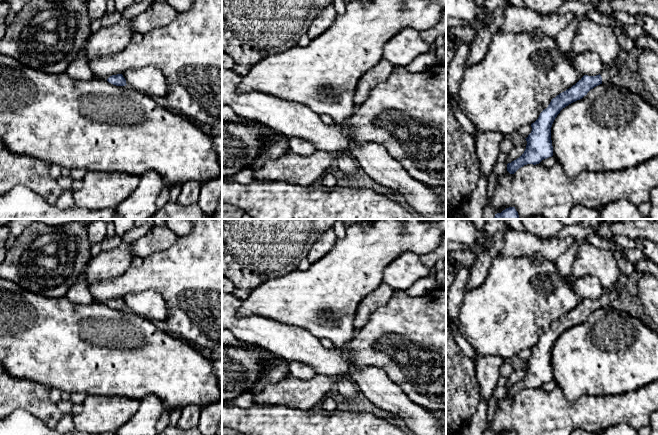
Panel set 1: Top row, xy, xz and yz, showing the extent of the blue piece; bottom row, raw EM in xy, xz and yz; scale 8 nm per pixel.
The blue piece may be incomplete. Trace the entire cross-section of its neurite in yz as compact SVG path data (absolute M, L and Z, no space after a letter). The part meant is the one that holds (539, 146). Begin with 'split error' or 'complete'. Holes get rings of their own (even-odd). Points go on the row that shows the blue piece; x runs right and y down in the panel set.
split error; M625 54L610 67L605 67L596 76L584 75L575 85L553 98L538 119L531 124L532 131L526 139L527 145L524 153L507 164L507 171L514 174L519 168L527 164L539 164L542 160L553 156L551 140L552 124L560 111L569 104L582 99L594 87L600 84L616 82L621 69L624 68Z

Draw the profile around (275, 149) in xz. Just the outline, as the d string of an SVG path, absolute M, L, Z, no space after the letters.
M273 130L273 133L275 139L266 141L265 147L250 165L249 168L253 171L260 169L267 161L276 160L290 151L290 139L275 130Z

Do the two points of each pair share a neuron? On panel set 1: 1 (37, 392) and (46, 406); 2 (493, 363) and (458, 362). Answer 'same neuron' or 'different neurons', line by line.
1: same neuron
2: different neurons

